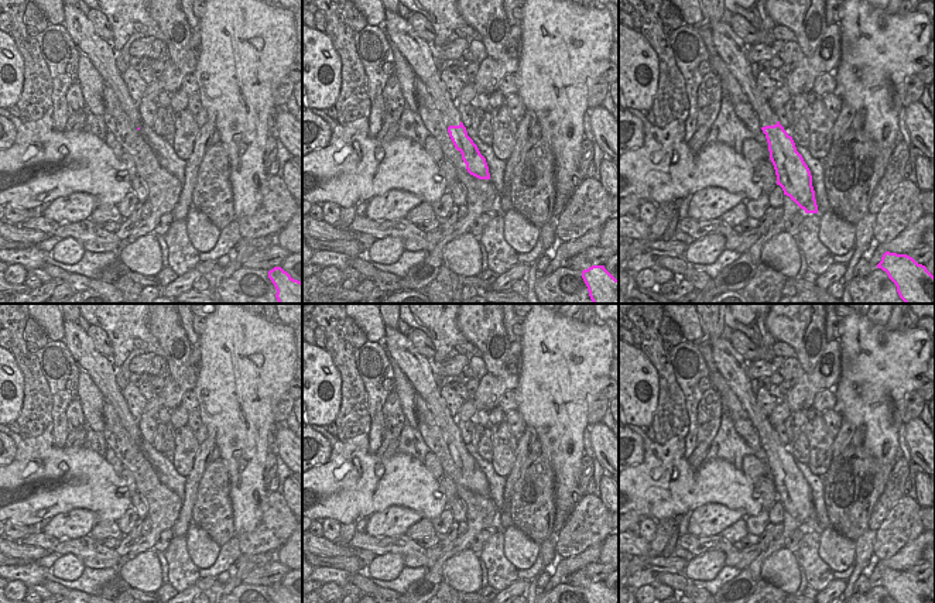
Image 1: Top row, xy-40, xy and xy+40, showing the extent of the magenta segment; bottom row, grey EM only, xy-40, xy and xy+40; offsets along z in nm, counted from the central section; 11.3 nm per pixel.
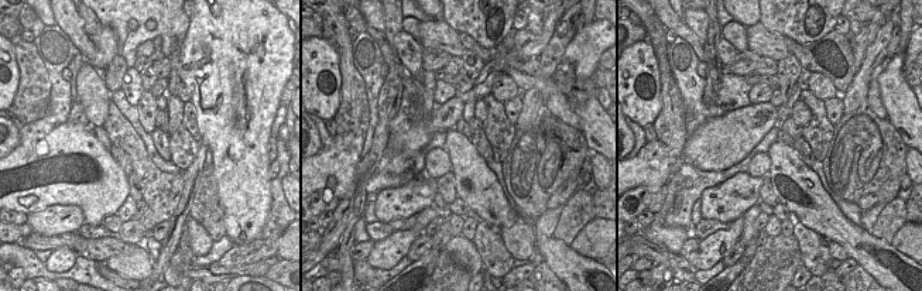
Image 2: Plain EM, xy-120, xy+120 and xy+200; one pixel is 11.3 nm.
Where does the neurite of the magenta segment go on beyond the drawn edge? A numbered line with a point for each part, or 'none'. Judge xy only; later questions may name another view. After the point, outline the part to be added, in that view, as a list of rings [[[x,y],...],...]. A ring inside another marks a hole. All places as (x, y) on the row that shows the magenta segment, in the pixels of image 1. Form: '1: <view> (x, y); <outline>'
1: xy (417, 52); [[[386,10],[384,14],[383,31],[395,44],[415,76],[427,86],[436,110],[442,114],[445,126],[459,126],[462,121],[460,114],[453,106],[445,83],[441,80],[428,42],[419,38],[412,25],[398,13]]]

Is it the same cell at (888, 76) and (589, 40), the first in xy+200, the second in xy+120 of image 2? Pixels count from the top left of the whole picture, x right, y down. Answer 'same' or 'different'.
different

